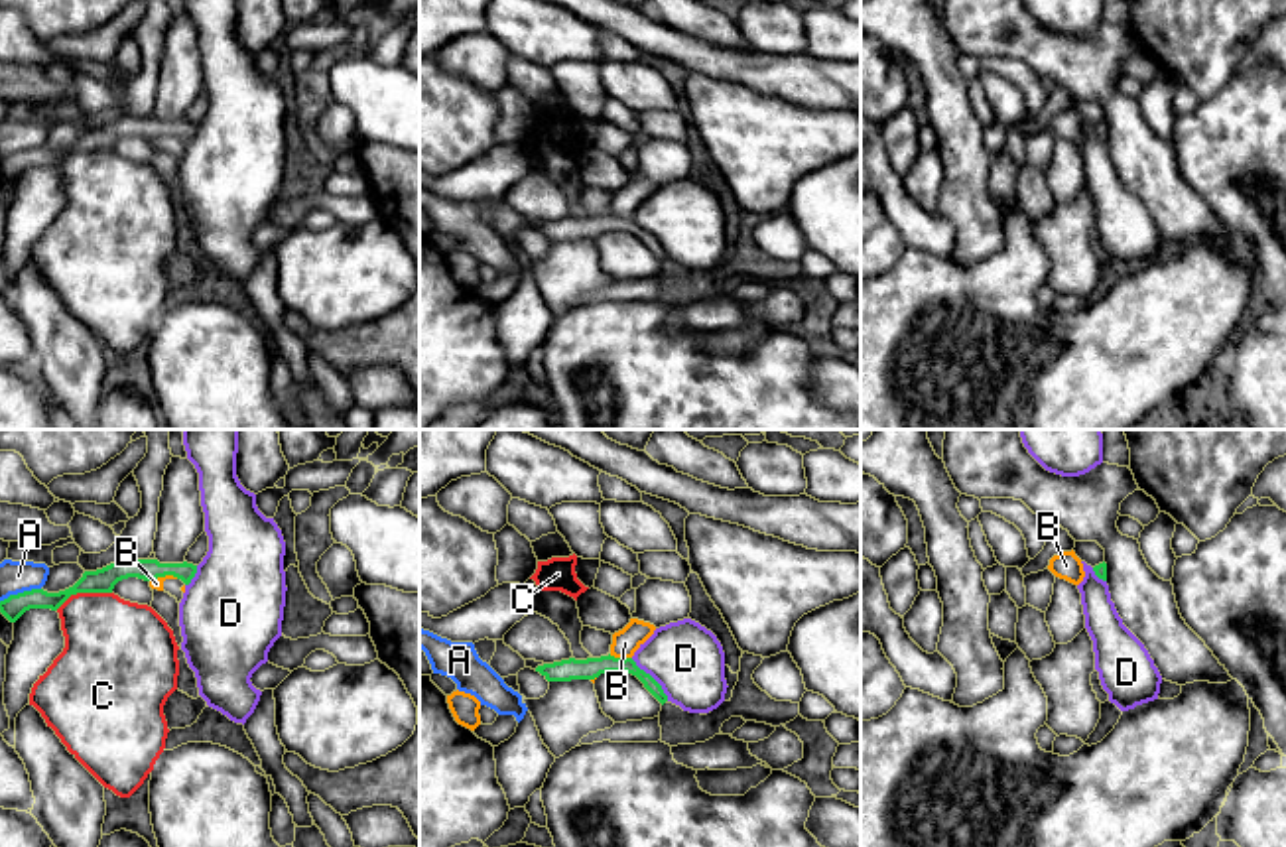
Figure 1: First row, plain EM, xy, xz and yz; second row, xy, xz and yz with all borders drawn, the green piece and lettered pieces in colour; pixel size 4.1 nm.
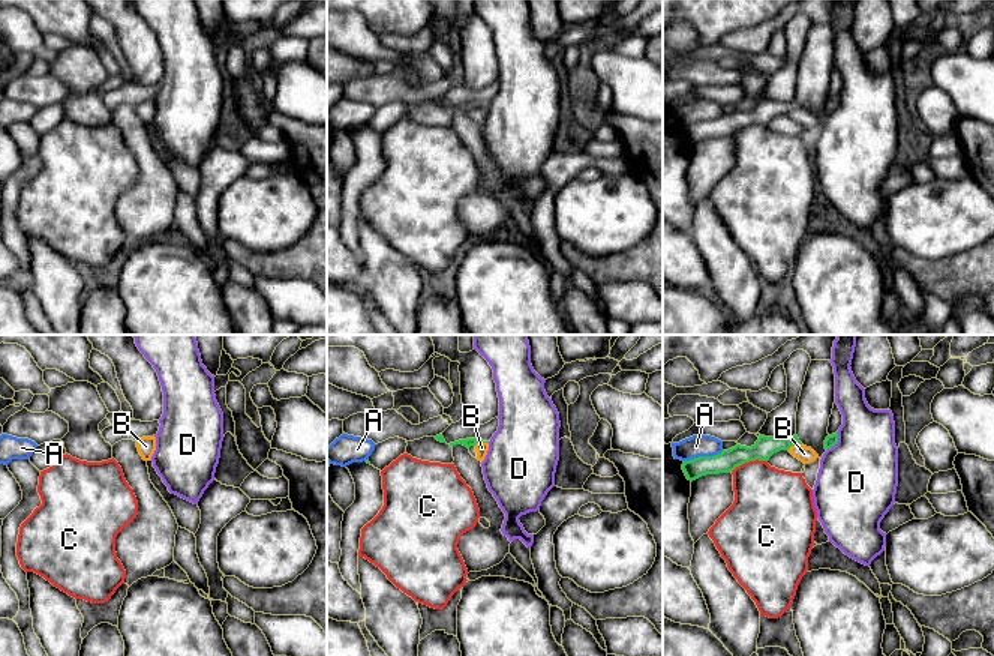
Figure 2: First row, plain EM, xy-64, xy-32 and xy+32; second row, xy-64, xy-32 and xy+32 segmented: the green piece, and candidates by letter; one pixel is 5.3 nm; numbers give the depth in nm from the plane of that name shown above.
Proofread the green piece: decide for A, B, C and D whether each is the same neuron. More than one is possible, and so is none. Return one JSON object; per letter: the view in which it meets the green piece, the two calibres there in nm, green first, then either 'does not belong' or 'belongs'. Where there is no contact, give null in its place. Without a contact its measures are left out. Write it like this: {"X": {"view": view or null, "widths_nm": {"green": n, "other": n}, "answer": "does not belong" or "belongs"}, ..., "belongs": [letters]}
{"A": {"view": "xy", "widths_nm": {"green": 90, "other": 130}, "answer": "does not belong"}, "B": {"view": "xz", "widths_nm": {"green": 90, "other": 110}, "answer": "does not belong"}, "C": {"view": "xy", "widths_nm": {"green": 100, "other": 380}, "answer": "does not belong"}, "D": {"view": "xz", "widths_nm": {"green": 80, "other": 300}, "answer": "does not belong"}, "belongs": []}

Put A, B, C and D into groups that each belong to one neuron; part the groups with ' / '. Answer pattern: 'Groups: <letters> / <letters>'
Groups: A / B / C / D

